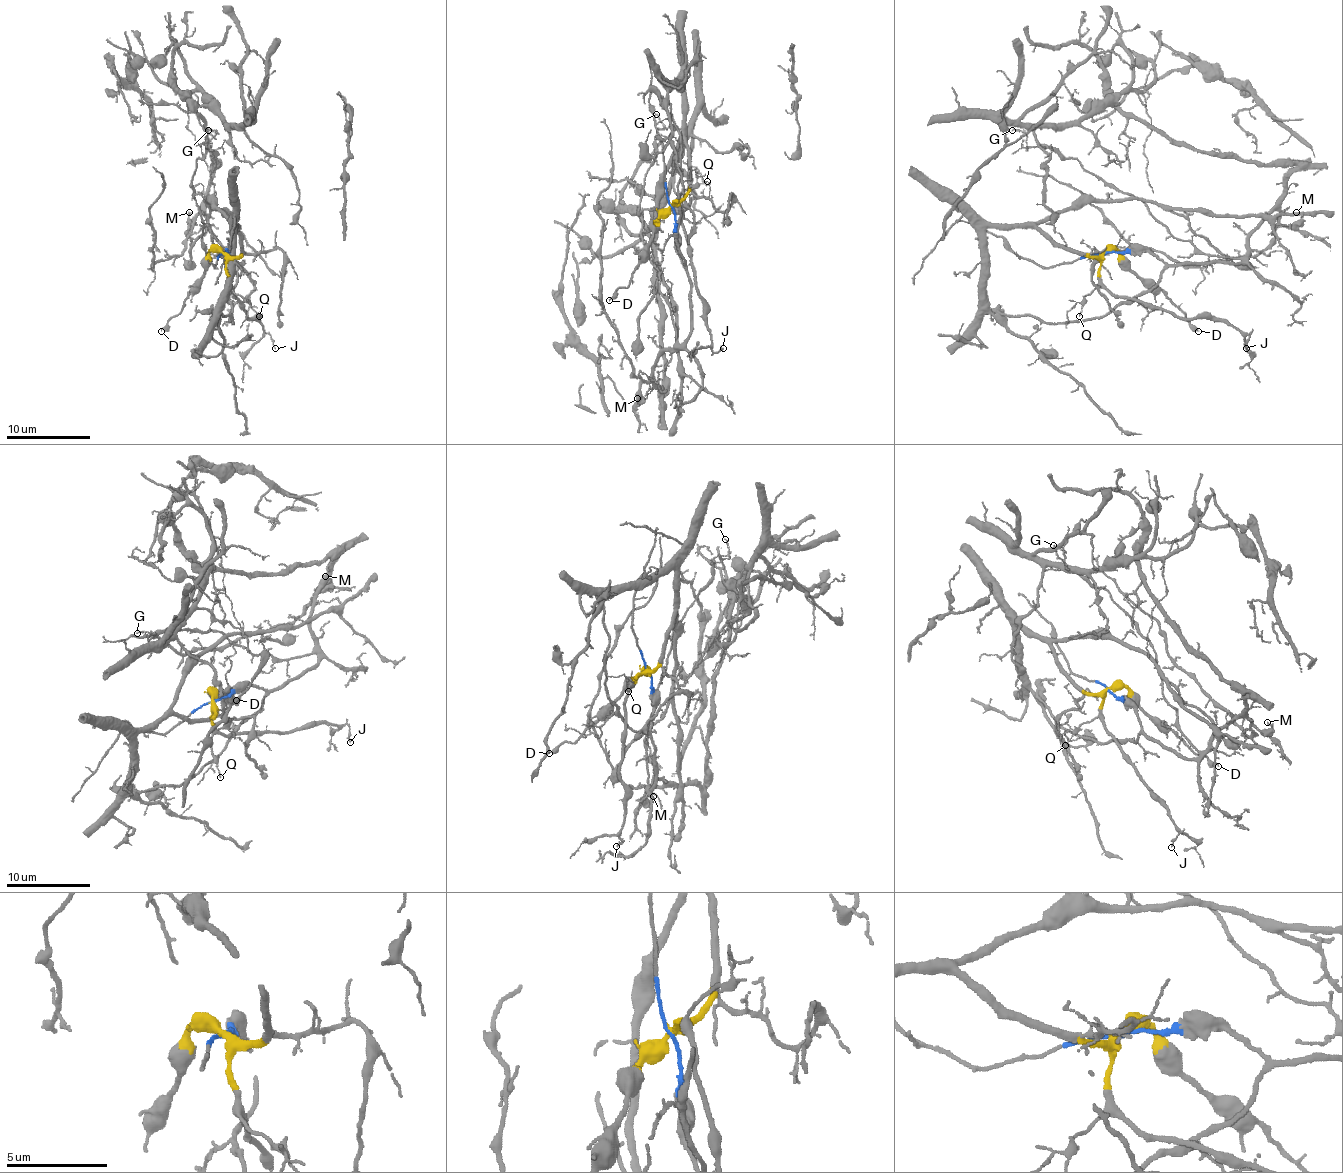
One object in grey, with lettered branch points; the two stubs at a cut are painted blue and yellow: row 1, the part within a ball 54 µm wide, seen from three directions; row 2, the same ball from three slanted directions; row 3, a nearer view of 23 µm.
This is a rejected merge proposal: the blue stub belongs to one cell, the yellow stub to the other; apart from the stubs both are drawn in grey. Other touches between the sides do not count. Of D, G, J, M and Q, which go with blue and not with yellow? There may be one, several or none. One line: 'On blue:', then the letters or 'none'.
On blue: G, M

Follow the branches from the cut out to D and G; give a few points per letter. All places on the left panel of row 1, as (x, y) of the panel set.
D: (223, 252), (210, 252), (210, 265), (202, 282), (189, 294), (185, 307), (161, 330)
G: (223, 252), (244, 263), (223, 254), (212, 241), (193, 197), (195, 161), (214, 132), (208, 130)

